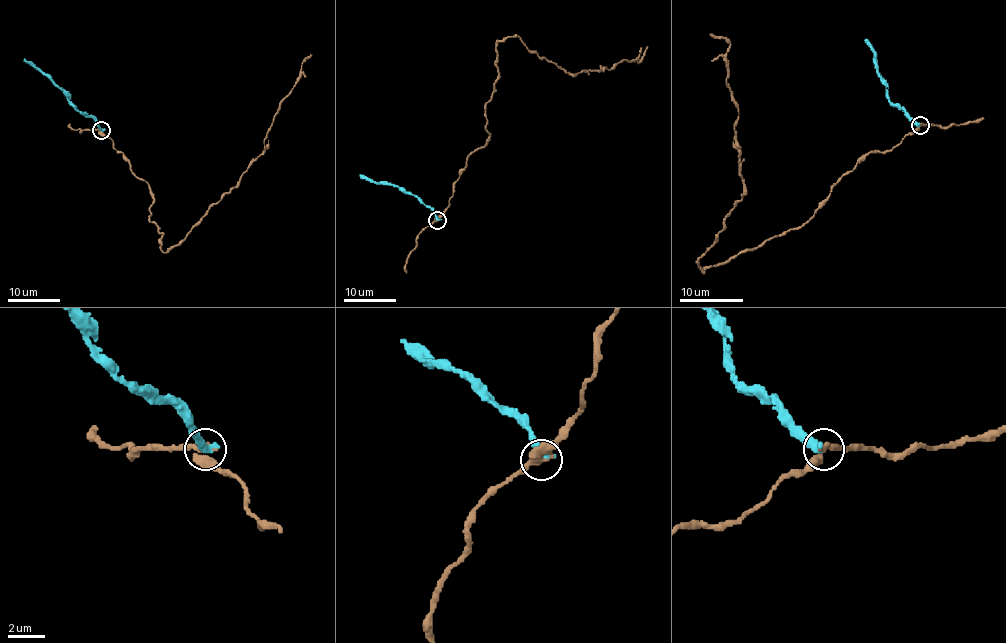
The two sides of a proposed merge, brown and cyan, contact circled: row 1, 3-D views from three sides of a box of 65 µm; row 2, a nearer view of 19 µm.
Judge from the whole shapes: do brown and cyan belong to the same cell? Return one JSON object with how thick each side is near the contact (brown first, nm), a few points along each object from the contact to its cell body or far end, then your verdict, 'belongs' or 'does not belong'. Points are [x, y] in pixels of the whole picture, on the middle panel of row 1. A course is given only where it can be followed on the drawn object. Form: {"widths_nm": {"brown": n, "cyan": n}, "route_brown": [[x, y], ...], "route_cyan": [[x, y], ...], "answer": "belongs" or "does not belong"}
{"widths_nm": {"brown": 320, "cyan": 500}, "route_brown": [[437, 220], [466, 159], [490, 135], [499, 40], [519, 37], [573, 73], [637, 63], [647, 46]], "route_cyan": [[437, 220], [436, 214], [413, 195], [404, 193], [397, 187], [370, 182], [359, 174]], "answer": "does not belong"}

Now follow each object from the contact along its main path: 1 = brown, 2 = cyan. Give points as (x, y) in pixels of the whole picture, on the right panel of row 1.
1: (919, 126), (891, 150), (870, 151), (805, 223), (703, 272), (698, 258), (743, 192), (730, 45), (709, 33)
2: (919, 126), (889, 100), (888, 84), (880, 76), (873, 49), (864, 40)

